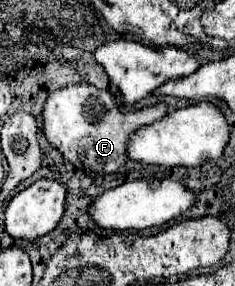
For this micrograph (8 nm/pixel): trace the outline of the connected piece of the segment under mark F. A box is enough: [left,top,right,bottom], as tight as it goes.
[42,85,168,173]

